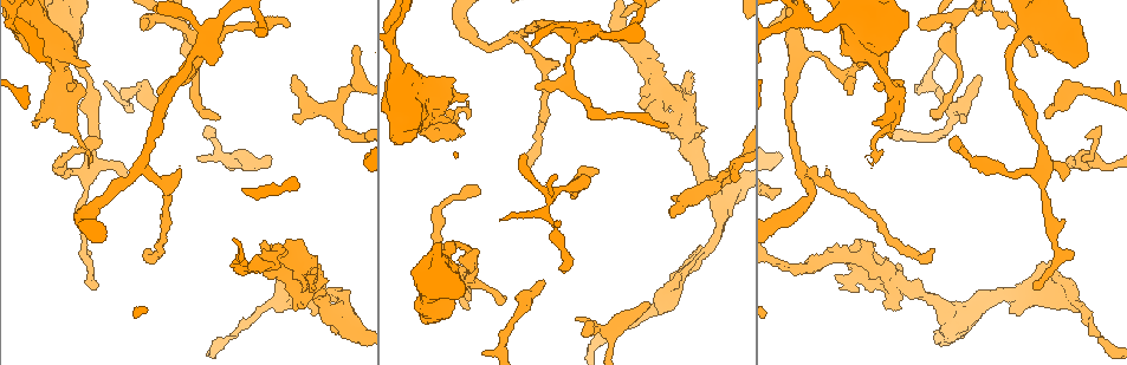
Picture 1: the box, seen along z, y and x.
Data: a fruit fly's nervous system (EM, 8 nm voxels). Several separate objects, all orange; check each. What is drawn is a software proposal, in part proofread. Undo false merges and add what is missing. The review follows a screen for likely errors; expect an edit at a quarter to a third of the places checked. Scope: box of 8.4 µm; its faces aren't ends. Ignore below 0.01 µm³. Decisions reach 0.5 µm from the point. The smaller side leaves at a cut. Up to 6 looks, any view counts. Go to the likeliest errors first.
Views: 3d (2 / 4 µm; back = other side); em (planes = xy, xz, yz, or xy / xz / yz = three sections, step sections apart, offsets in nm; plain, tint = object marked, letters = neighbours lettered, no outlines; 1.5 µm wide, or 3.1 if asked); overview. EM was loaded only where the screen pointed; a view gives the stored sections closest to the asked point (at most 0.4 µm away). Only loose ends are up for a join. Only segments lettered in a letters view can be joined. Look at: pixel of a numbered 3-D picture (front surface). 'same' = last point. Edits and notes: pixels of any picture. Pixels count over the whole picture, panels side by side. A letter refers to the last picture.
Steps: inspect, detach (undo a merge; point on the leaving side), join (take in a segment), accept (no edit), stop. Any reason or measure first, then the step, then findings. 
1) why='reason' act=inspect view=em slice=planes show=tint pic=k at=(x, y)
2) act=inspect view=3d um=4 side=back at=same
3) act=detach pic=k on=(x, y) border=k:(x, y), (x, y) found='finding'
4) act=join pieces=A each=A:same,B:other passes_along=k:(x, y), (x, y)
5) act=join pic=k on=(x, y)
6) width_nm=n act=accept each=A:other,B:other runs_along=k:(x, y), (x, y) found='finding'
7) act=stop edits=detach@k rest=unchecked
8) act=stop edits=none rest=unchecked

why='stops while still wide' act=inspect view=em slice=planes show=tint pic=1 at=(265, 240)

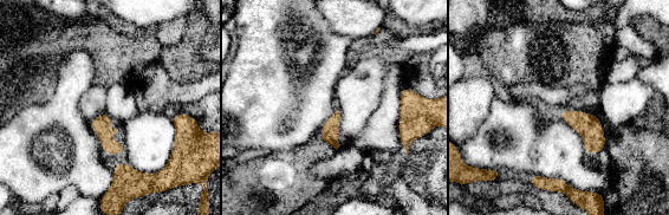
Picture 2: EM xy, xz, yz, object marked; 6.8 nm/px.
act=inspect view=em slice=planes show=letters at=same

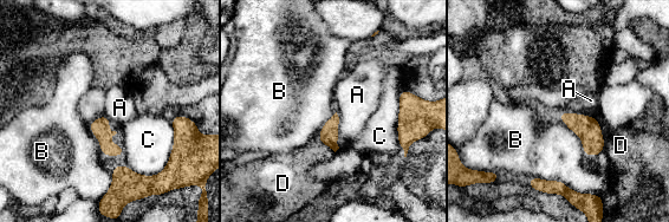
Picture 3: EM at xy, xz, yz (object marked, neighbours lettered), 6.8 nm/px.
longest_contact=B:340nm act=accept each=A:other,B:other,C:other,D:other border=3:(563, 111), (595, 117) found='none of them fits'

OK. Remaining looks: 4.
why='thin neck' act=inspect view=em slice=planes show=letters pic=1 at=(64, 93)

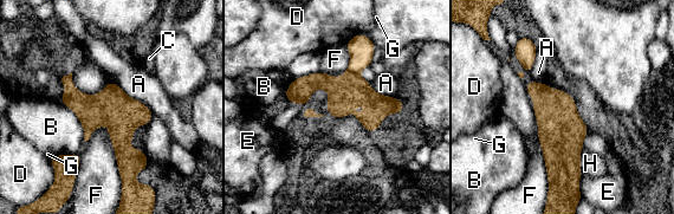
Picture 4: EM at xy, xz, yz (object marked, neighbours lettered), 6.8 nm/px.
longest_contact=F:600nm act=detach pic=4 on=(351, 90) each=A:other,B:other,C:other,D:other,E:other,F:other,G:other,H:other border=4:(348, 70), (356, 73) found='two cells meet here'

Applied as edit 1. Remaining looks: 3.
why='thick turns thin' act=inspect view=em slice=planes show=plain pic=1 at=(961, 316)

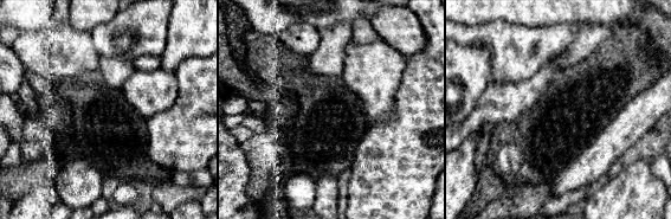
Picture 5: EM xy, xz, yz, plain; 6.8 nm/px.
why='what lies round it' act=inspect view=em slice=planes show=letters at=same

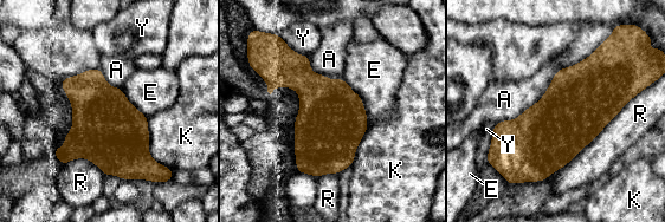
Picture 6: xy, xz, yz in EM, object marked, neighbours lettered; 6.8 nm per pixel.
act=accept each=A:other,E:other,K:other,R:other,Y:other border=6:(563, 67), (536, 102), (495, 124) found='continuous, no second cell'

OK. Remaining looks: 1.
act=stop edits=detach@4 rest=unchecked

